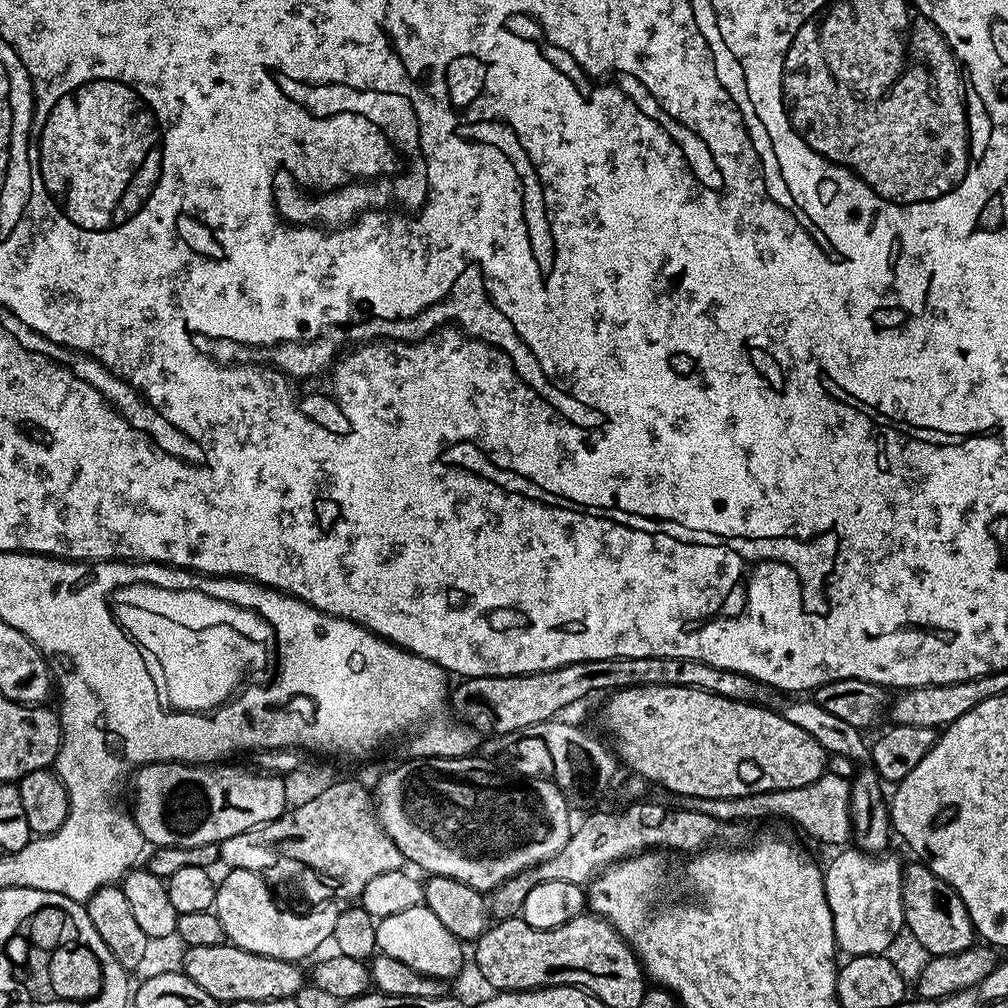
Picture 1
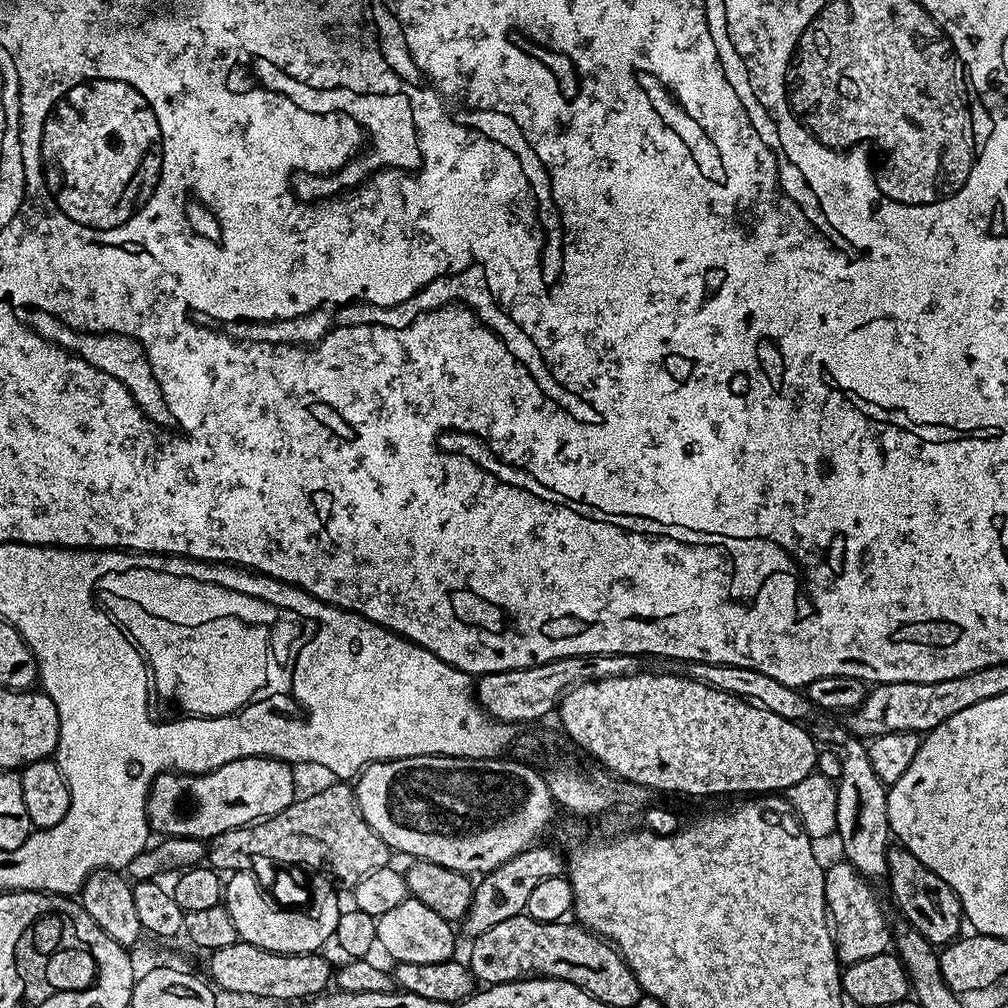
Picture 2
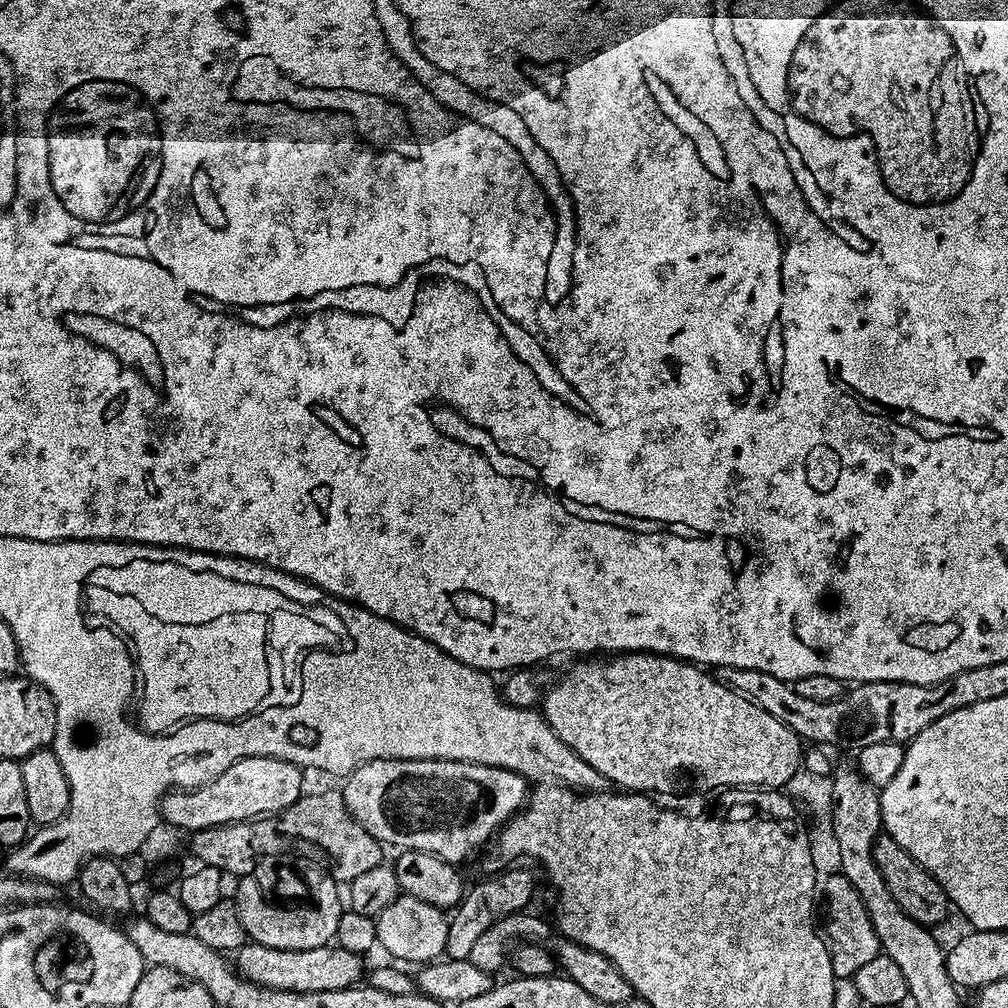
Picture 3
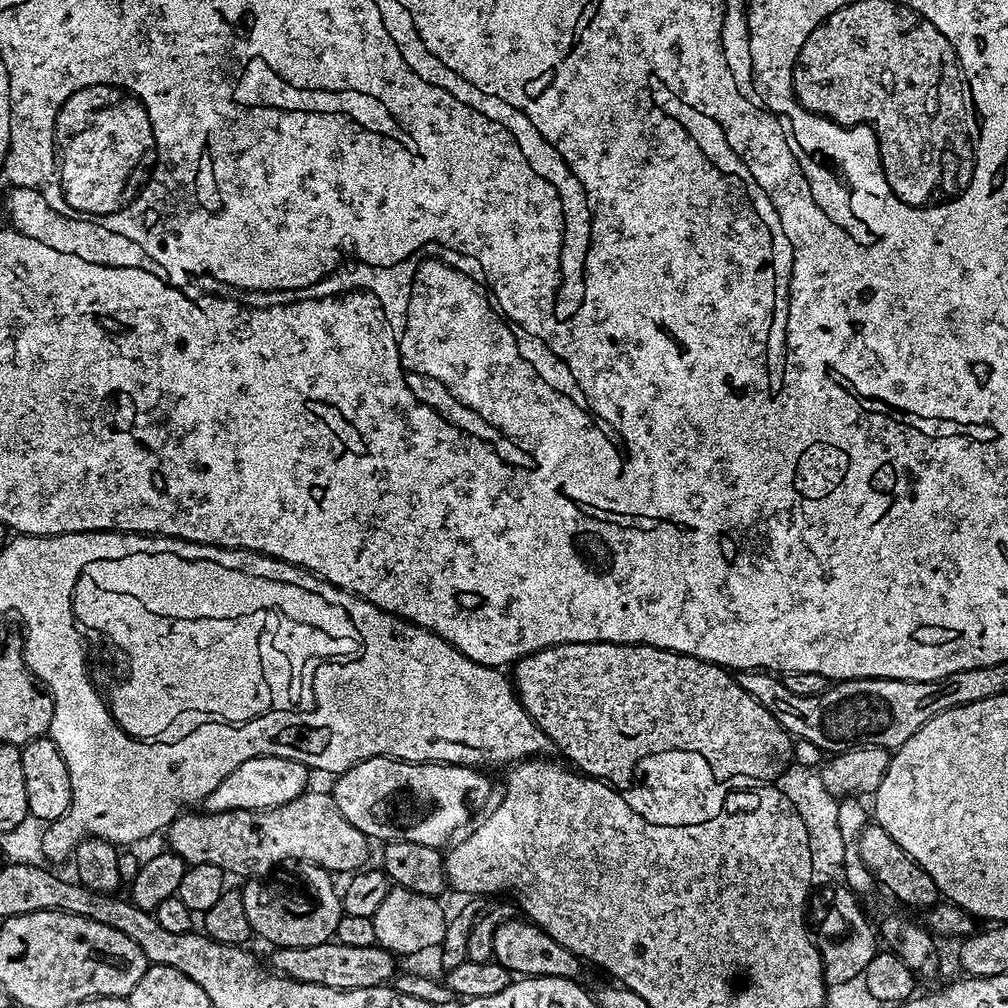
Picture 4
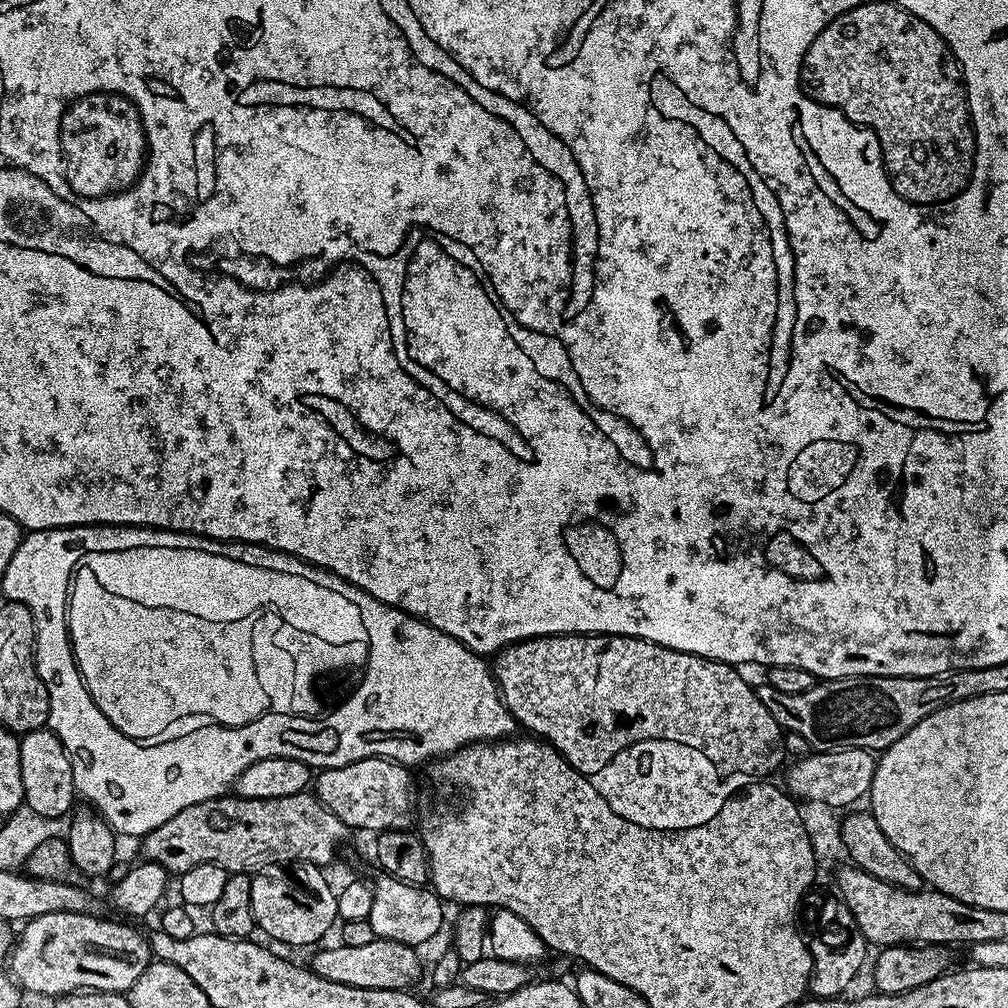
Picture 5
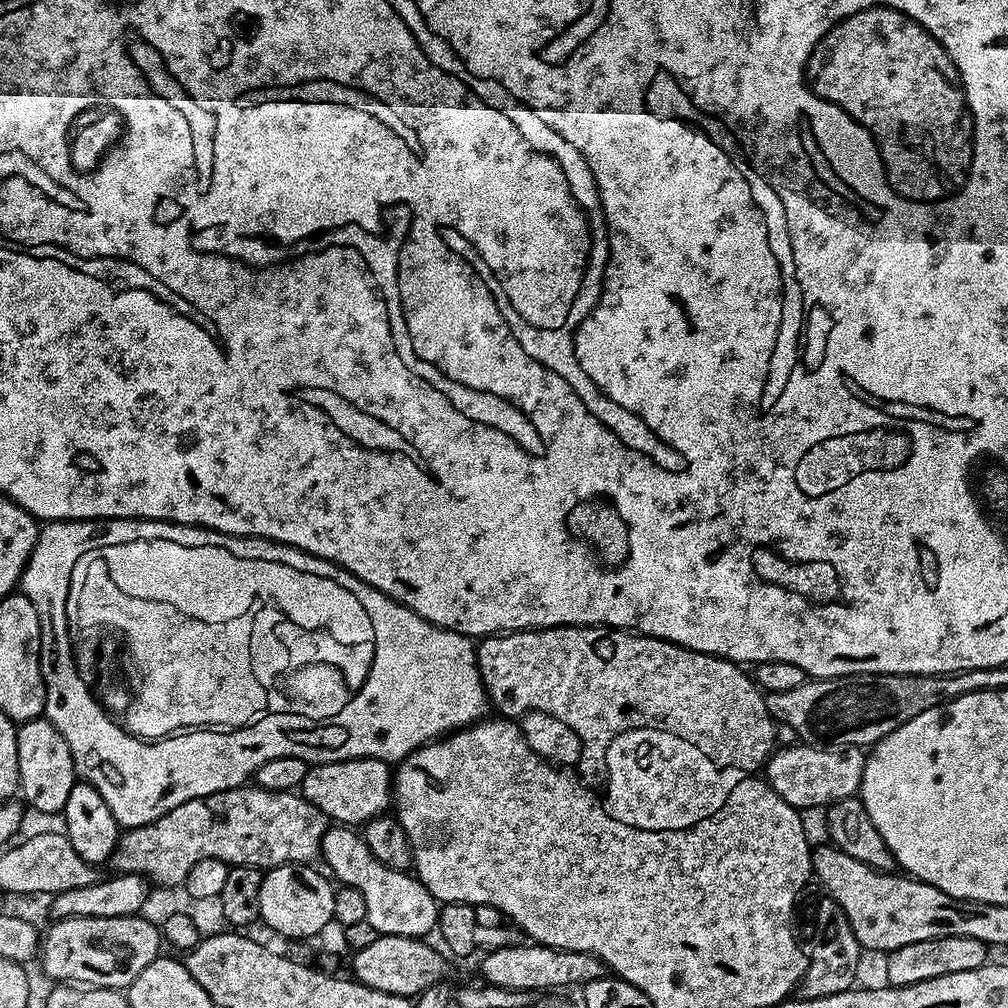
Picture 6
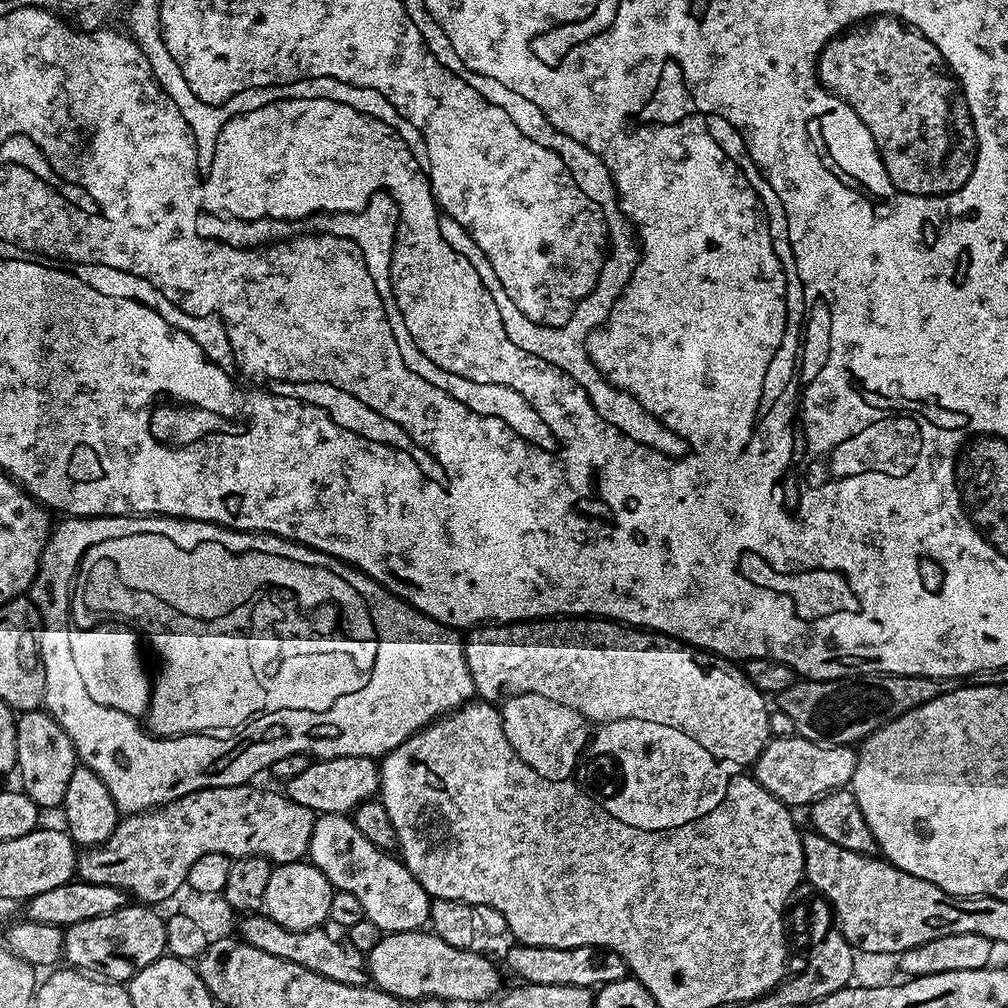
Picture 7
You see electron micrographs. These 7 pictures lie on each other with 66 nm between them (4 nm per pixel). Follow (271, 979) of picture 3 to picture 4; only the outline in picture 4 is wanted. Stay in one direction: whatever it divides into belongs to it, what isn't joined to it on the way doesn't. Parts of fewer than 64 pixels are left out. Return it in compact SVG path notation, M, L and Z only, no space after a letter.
M329 942L318 946L277 947L270 959L272 971L298 982L314 982L335 988L379 988L387 985L397 975L397 957L387 948L370 946L346 946Z

